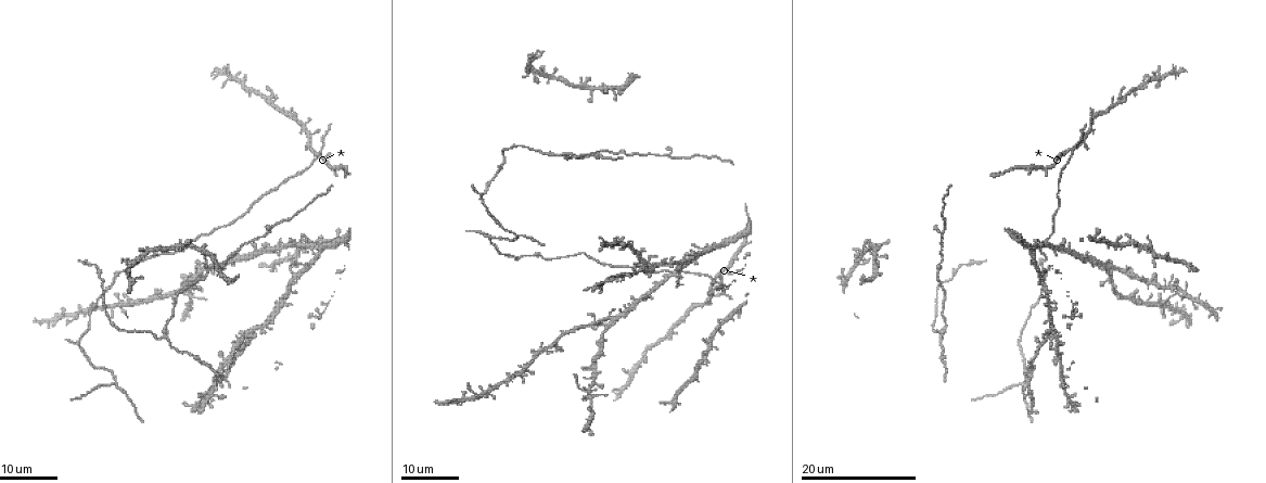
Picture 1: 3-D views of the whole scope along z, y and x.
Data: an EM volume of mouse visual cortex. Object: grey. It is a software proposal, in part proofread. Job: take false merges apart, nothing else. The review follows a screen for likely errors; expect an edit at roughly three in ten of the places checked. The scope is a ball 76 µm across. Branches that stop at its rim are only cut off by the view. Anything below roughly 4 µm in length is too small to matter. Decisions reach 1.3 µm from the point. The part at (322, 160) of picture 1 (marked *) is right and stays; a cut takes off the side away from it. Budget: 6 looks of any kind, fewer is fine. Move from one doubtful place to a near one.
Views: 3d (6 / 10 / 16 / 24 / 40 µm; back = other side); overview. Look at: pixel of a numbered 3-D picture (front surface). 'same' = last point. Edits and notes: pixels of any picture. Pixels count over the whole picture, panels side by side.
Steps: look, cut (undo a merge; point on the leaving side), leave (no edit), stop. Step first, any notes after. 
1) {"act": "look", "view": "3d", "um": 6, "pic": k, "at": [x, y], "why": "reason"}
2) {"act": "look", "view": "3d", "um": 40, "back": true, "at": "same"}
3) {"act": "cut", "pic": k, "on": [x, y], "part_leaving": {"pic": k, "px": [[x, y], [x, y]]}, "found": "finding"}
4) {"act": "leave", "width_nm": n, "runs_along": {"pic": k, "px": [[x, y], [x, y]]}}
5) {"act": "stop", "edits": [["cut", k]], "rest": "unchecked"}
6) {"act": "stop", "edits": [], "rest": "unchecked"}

{"act": "look", "view": "3d", "um": 24, "pic": 1, "at": [164, 337], "why": "small branch off a trunk"}

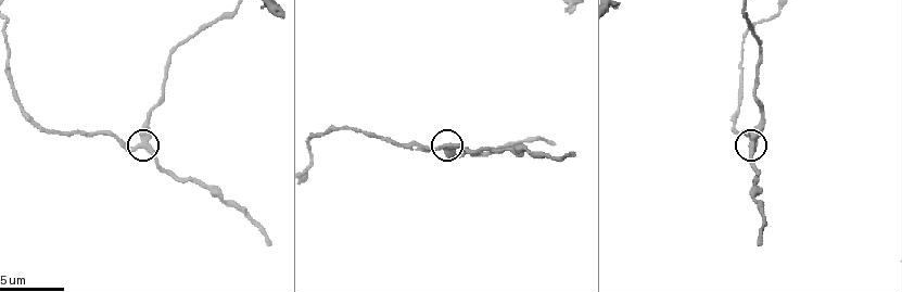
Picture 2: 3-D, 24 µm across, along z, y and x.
{"act": "look", "view": "3d", "um": 6, "pic": 2, "at": [749, 145]}

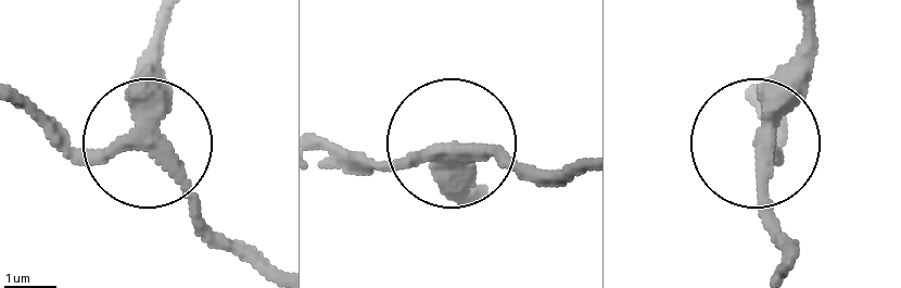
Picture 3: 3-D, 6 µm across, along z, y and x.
{"act": "leave", "width_nm": 300, "runs_along": {"pic": 3, "px": [[802, 10], [807, 75], [756, 153], [756, 204], [782, 265]]}, "found": "one cell here"}

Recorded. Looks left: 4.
{"act": "look", "view": "3d", "um": 16, "pic": 1, "at": [593, 396], "why": "looks like a crossing"}

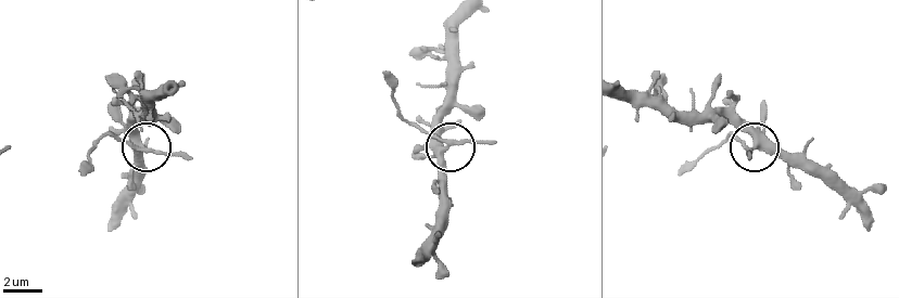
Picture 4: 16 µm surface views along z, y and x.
{"act": "look", "view": "3d", "um": 10, "pic": 4, "at": [756, 146]}

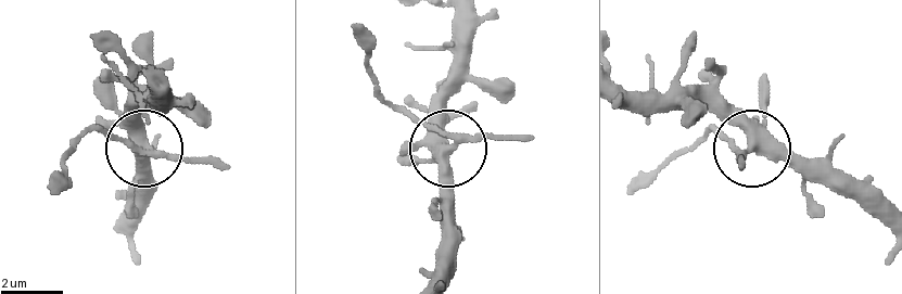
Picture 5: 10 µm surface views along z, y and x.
{"act": "cut", "pic": 5, "on": [199, 158], "arms": 4, "part_leaving": {"pic": 5, "px": [[151, 149], [84, 136], [68, 152], [68, 173], [55, 193]]}, "found": "a second cell is stuck on"}

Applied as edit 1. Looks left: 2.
{"act": "look", "view": "3d", "um": 16, "pic": 1, "at": [1021, 339], "why": "sudden change in width"}

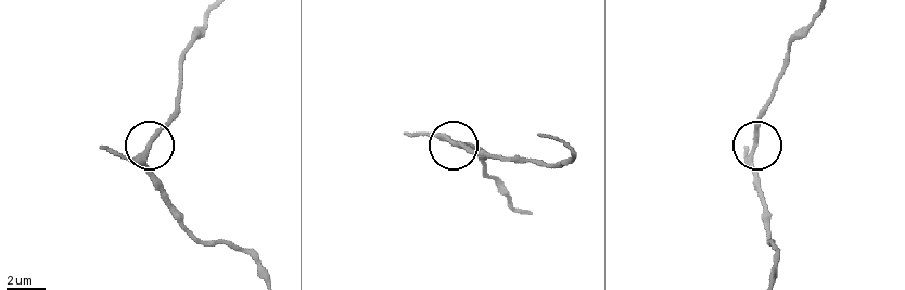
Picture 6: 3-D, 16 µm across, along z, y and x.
{"act": "look", "view": "3d", "um": 10, "pic": 6, "at": [754, 147]}

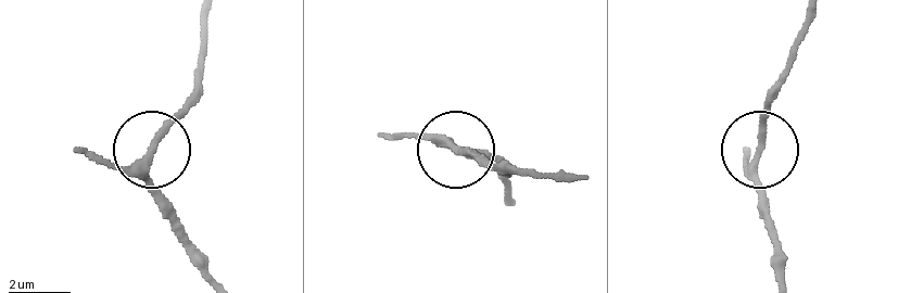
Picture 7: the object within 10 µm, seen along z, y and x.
{"act": "leave", "runs_along": {"pic": 7, "px": [[206, 17], [199, 88], [150, 157], [163, 217]]}, "found": "one cell here"}

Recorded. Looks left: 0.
{"act": "stop", "edits": [["cut", 5]], "rest": "unchecked"}

